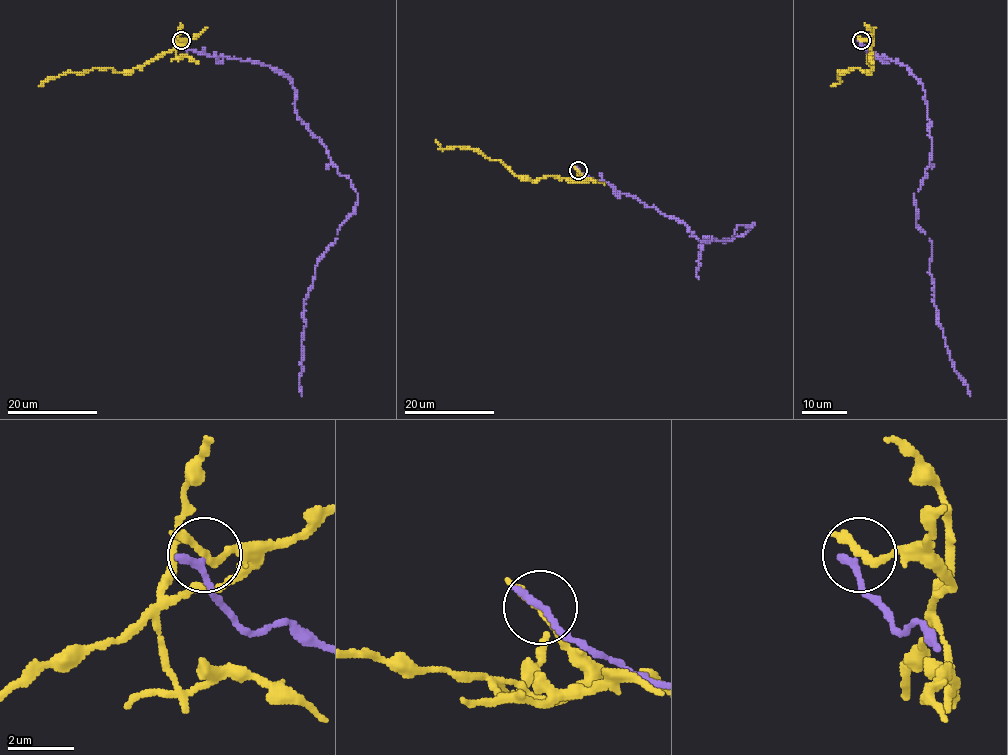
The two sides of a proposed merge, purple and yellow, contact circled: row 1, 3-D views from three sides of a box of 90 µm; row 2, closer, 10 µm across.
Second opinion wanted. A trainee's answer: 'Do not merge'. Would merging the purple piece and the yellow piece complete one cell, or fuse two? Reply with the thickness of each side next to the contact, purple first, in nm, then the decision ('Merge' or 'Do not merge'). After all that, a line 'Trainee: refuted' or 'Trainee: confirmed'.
Thickness 260 nm (purple) against 200 nm. Do not merge
Trainee: confirmed

